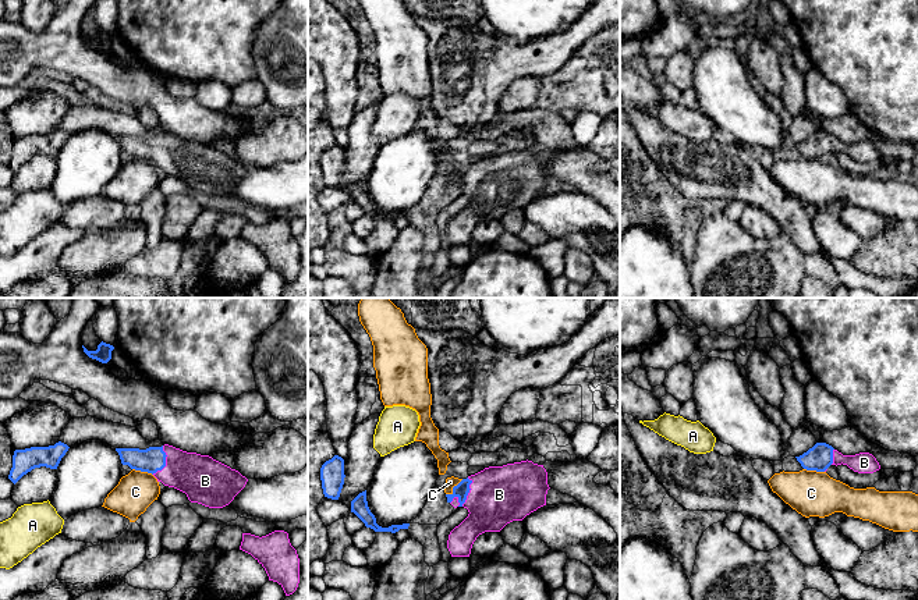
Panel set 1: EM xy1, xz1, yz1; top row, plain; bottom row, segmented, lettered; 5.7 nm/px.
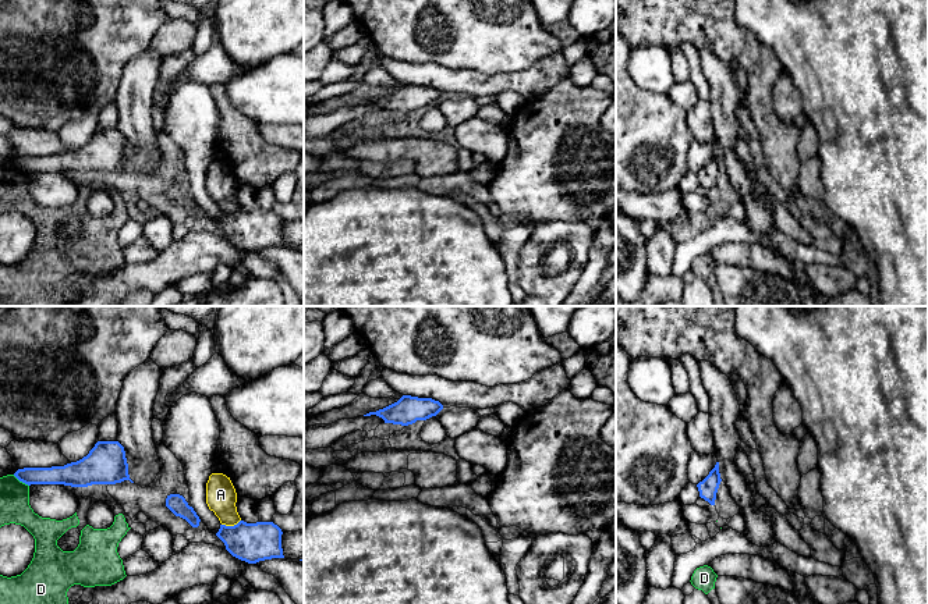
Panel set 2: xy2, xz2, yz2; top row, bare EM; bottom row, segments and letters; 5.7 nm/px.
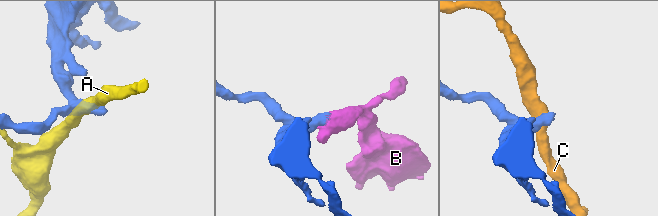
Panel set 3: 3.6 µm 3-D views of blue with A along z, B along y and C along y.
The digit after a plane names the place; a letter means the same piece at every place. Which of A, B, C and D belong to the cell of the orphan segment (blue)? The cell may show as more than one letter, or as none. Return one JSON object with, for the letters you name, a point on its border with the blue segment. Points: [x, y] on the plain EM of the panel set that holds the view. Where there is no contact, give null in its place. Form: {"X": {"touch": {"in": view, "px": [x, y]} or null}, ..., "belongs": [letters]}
{"B": {"touch": {"in": "xz1", "px": [465, 187]}}, "belongs": ["B"]}

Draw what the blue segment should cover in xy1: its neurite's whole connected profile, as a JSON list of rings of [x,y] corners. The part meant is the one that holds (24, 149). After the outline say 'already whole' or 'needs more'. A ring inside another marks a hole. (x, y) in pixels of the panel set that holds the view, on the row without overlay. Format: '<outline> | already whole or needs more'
[[[59,129],[49,135],[15,138],[8,167],[15,173],[24,163],[35,156],[46,155],[50,157],[57,157],[68,136],[70,135],[67,132]]] | already whole

